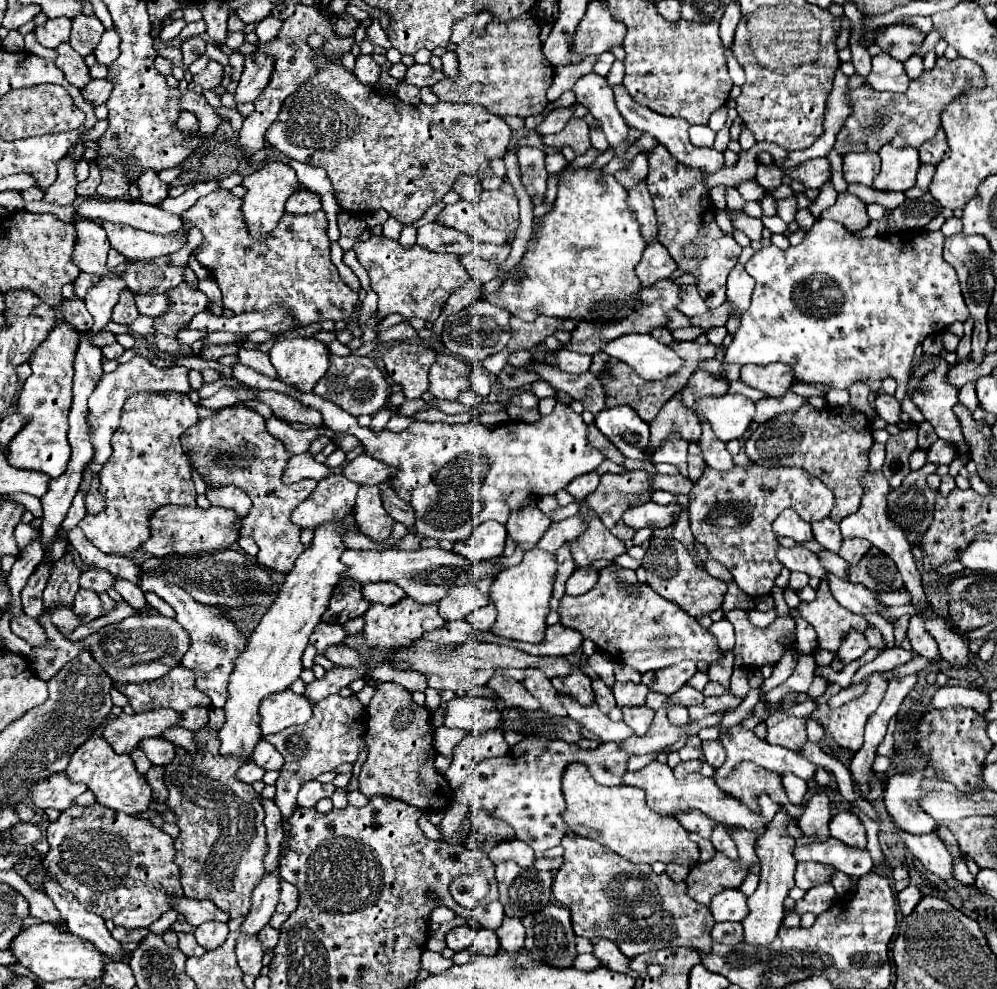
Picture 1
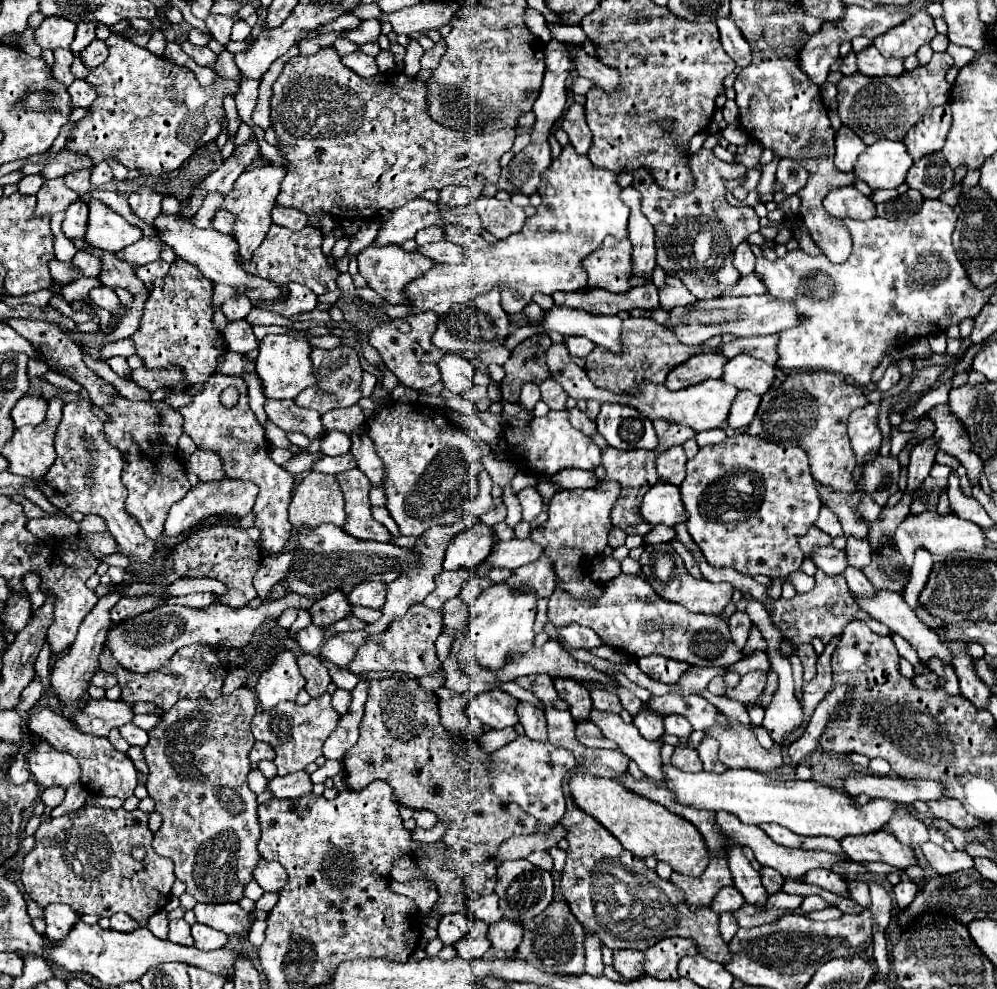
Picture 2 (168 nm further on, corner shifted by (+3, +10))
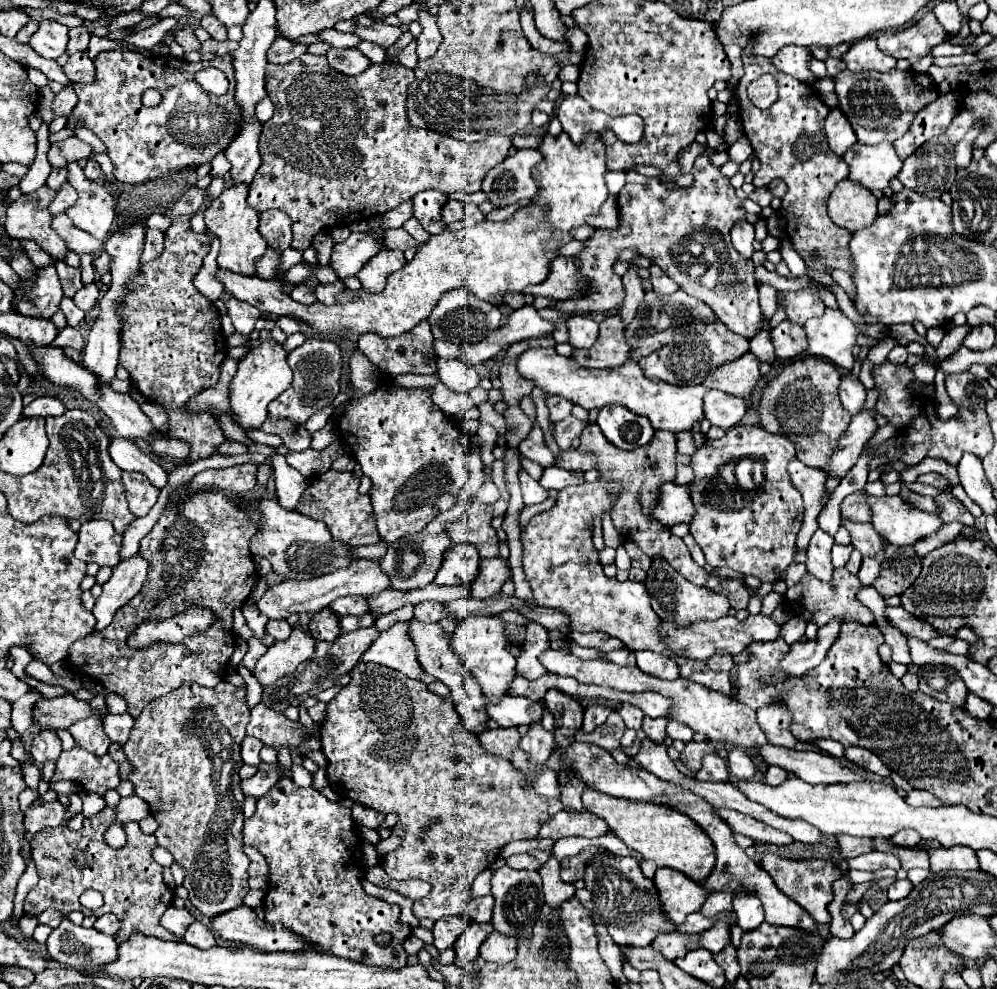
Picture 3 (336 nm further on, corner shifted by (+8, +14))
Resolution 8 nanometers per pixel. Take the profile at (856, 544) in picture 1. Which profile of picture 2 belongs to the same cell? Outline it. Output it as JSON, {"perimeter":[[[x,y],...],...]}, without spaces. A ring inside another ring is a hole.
{"perimeter":[[[847,538],[847,562],[853,568],[863,570],[871,562],[871,548],[867,540],[857,540],[857,538]]]}

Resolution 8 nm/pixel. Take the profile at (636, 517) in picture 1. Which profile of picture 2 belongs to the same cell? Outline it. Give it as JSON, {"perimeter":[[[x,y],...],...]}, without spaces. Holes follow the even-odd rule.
{"perimeter":[[[655,484],[643,498],[641,506],[643,520],[657,526],[675,526],[679,522],[687,522],[687,510],[681,500],[679,486],[673,484]]]}

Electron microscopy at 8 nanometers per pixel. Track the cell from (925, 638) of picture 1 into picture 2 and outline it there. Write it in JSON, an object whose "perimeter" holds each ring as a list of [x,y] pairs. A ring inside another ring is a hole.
{"perimeter":[[[931,660],[931,662],[927,664],[927,668],[937,676],[937,686],[939,686],[941,690],[945,690],[945,694],[957,696],[957,694],[961,692],[961,690],[959,690],[959,678],[957,678],[953,666],[945,666],[945,664],[941,664],[939,660]]]}

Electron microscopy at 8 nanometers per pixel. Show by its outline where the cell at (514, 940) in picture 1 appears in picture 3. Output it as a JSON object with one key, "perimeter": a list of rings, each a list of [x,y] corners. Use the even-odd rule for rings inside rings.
{"perimeter":[[[494,930],[492,936],[488,936],[488,940],[484,940],[484,944],[480,946],[480,956],[488,962],[506,964],[516,956],[516,938],[500,936]]]}

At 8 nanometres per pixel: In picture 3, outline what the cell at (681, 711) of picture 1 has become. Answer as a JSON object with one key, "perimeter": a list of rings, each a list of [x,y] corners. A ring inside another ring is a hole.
{"perimeter":[[[670,720],[666,726],[666,732],[672,740],[682,740],[682,742],[690,742],[694,736],[692,728],[688,728],[686,724],[680,724],[678,720]]]}

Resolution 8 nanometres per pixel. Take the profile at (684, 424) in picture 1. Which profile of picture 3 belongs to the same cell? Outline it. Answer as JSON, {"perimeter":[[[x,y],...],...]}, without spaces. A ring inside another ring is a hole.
{"perimeter":[[[590,424],[580,434],[580,448],[596,454],[596,458],[598,458],[596,468],[602,470],[602,478],[604,480],[618,480],[618,482],[622,482],[622,492],[618,496],[618,502],[612,508],[612,522],[614,522],[616,530],[620,532],[620,536],[624,540],[630,538],[648,556],[664,556],[672,564],[672,568],[678,570],[692,584],[706,586],[706,588],[710,588],[714,592],[726,594],[734,610],[744,610],[748,606],[750,594],[748,594],[748,588],[740,580],[728,578],[728,576],[720,576],[720,574],[714,574],[714,572],[710,574],[704,568],[700,568],[692,560],[692,556],[690,556],[686,544],[682,542],[682,538],[672,536],[668,526],[664,526],[658,520],[654,520],[650,514],[650,510],[656,504],[656,498],[660,494],[660,486],[666,482],[672,482],[674,476],[676,476],[676,468],[674,468],[676,438],[674,438],[672,432],[658,430],[654,434],[654,440],[646,448],[638,448],[638,450],[626,452],[626,450],[618,450],[614,444],[610,444],[596,424]]]}

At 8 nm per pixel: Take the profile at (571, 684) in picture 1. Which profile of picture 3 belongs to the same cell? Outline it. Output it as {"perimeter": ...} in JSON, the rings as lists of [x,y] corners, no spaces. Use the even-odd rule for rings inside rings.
{"perimeter":[[[552,688],[544,696],[544,704],[552,710],[556,718],[556,726],[554,726],[556,744],[560,746],[572,744],[574,732],[582,726],[582,712],[584,712],[582,702],[572,700],[570,696],[564,696],[564,692],[556,692],[556,688]]]}

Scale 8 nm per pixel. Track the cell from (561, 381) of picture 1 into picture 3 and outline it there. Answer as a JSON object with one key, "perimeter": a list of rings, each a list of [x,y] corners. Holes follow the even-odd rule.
{"perimeter":[[[572,415],[560,422],[557,422],[555,424],[553,435],[558,446],[562,450],[568,449],[572,445],[572,441],[579,437],[587,426],[587,423],[576,419]]]}

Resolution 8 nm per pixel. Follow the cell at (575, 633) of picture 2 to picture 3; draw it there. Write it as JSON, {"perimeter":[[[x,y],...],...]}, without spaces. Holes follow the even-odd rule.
{"perimeter":[[[570,632],[570,640],[578,646],[588,646],[588,648],[596,648],[600,652],[610,652],[616,648],[622,648],[624,644],[620,644],[618,638],[608,636],[604,632]]]}

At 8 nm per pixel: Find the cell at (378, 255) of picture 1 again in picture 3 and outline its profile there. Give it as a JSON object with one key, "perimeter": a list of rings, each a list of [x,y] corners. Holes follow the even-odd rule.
{"perimeter":[[[380,250],[376,256],[372,256],[372,260],[368,260],[368,264],[364,264],[364,268],[356,276],[362,282],[364,290],[382,292],[386,278],[392,272],[404,268],[404,264],[406,260],[400,250]]]}

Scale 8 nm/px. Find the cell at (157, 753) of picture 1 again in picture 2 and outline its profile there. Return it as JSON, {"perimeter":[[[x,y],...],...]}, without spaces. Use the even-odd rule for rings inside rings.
{"perimeter":[[[125,724],[125,726],[121,726],[121,728],[119,728],[119,734],[121,734],[121,736],[125,738],[125,742],[131,744],[131,746],[143,748],[143,746],[149,742],[147,732],[141,730],[141,728],[137,728],[135,724]]]}

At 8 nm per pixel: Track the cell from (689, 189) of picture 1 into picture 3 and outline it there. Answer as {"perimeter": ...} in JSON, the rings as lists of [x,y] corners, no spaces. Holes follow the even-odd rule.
{"perimeter":[[[700,154],[694,164],[694,198],[689,198],[689,187],[668,188],[656,177],[646,177],[633,170],[626,172],[626,184],[618,194],[620,226],[618,230],[596,230],[588,240],[586,248],[578,254],[580,272],[596,286],[584,300],[558,302],[556,308],[564,312],[576,310],[610,310],[624,302],[625,290],[622,279],[613,270],[618,250],[632,248],[640,256],[654,260],[686,294],[706,302],[718,318],[736,334],[752,338],[760,328],[768,328],[762,322],[758,304],[758,288],[754,280],[754,264],[734,252],[730,242],[732,224],[746,220],[742,200],[734,194],[734,188],[720,168],[716,168],[708,154]],[[653,182],[653,183],[652,183]],[[628,183],[635,183],[638,190],[628,198]],[[706,252],[714,252],[714,260],[706,258]],[[716,292],[716,300],[712,298]]]}

